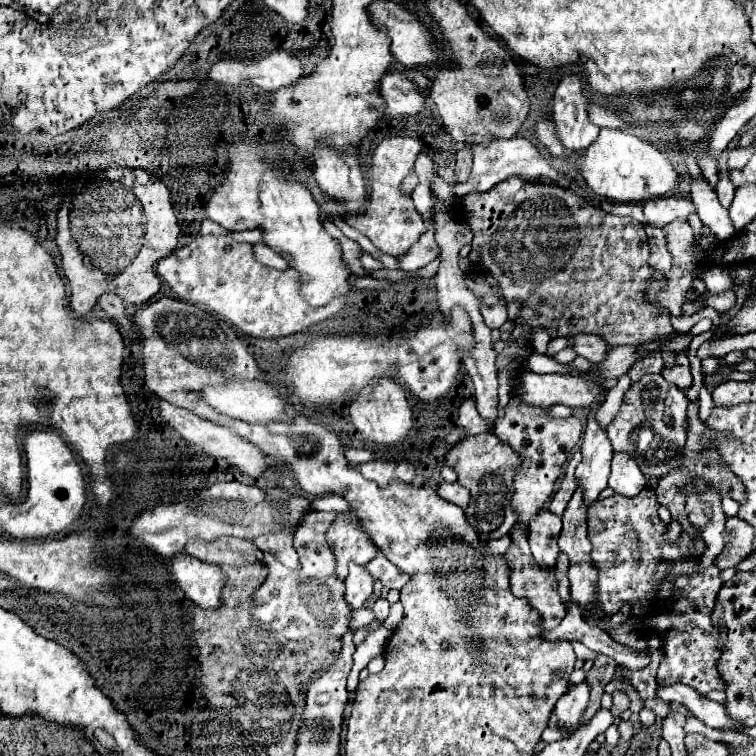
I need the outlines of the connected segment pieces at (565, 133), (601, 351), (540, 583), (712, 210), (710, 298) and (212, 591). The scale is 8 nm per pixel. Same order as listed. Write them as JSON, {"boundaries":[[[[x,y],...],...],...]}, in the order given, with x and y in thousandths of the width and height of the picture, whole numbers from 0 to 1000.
{"boundaries":[[[[749,101],[733,122],[730,156],[735,164],[735,180],[746,196],[757,201],[775,198],[794,175],[794,169],[778,159],[778,135],[770,119],[772,111],[767,101]]],[[[767,442],[762,444],[762,466],[765,471],[772,471],[783,479],[796,479],[799,468],[804,468],[810,458],[804,458],[804,452],[799,452],[799,447],[788,444],[788,442]]],[[[669,733],[675,751],[675,780],[683,788],[698,791],[698,799],[714,810],[714,828],[730,833],[749,815],[738,788],[733,754],[714,754],[714,746],[701,733]]],[[[915,238],[913,259],[915,259],[915,267],[923,278],[923,286],[926,286],[929,296],[937,299],[950,312],[952,320],[971,312],[968,291],[966,291],[963,280],[950,270],[950,262],[944,259],[944,251],[937,246],[937,241]]],[[[939,384],[931,386],[931,407],[947,407],[950,413],[963,413],[971,405],[974,405],[971,386],[952,386],[952,389],[942,389]]],[[[233,735],[228,738],[228,759],[235,775],[243,780],[246,791],[251,791],[265,804],[291,804],[294,802],[294,778],[299,772],[299,759],[283,749],[265,743],[254,735]]]]}

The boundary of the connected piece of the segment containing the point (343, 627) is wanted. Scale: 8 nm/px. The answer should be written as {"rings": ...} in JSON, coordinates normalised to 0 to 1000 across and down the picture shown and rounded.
{"rings":[[[413,675],[405,683],[405,690],[397,693],[389,704],[389,725],[399,746],[399,754],[392,759],[392,765],[378,765],[370,759],[370,743],[357,733],[349,735],[349,746],[357,751],[357,762],[336,788],[333,815],[381,847],[402,847],[410,839],[439,839],[452,844],[463,833],[466,807],[455,796],[455,770],[444,765],[444,741],[429,717],[429,706],[442,683],[444,677]]]}

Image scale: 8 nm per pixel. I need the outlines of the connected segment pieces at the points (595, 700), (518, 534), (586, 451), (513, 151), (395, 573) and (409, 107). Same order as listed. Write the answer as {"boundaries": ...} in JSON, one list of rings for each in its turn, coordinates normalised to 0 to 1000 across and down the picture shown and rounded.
{"boundaries":[[[[794,865],[786,873],[783,886],[775,892],[780,907],[780,926],[778,926],[778,939],[772,939],[772,950],[767,950],[767,958],[778,955],[778,950],[783,950],[794,939],[794,923],[799,918],[799,907],[810,899],[812,886],[815,886],[815,876],[810,870]]],[[[681,693],[675,704],[675,714],[677,714],[677,722],[683,720],[683,725],[685,725],[685,717],[688,714],[696,714],[696,709],[698,709],[698,696],[696,693]]],[[[791,537],[780,540],[778,563],[770,579],[770,611],[762,619],[762,635],[770,643],[770,659],[778,669],[791,661],[794,651],[804,643],[804,622],[810,608],[810,587],[804,585],[804,577],[786,556],[786,545]]],[[[675,183],[675,185],[656,185],[648,193],[624,193],[624,204],[627,204],[627,217],[624,217],[624,228],[622,235],[614,243],[574,243],[571,254],[579,257],[587,265],[598,265],[601,259],[611,262],[622,254],[646,254],[648,249],[653,249],[656,243],[661,243],[664,238],[675,235],[675,233],[685,233],[690,238],[712,238],[717,233],[730,235],[725,228],[733,225],[725,212],[717,206],[717,201],[696,183]]],[[[500,733],[492,743],[484,746],[484,754],[503,767],[511,778],[534,778],[540,772],[540,759],[534,759],[529,751],[524,751],[519,743],[513,743],[513,738],[508,738],[508,733]]],[[[513,95],[503,108],[503,124],[511,135],[511,153],[534,156],[556,151],[561,143],[561,124],[529,95]]]]}

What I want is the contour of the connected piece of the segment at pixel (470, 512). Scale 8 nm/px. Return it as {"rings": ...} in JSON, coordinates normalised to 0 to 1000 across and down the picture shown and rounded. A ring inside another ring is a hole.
{"rings":[[[640,571],[632,577],[622,577],[598,590],[590,603],[590,614],[606,624],[606,638],[622,648],[624,661],[616,675],[616,688],[635,706],[648,706],[661,698],[667,690],[667,672],[677,659],[677,632],[680,619],[688,614],[685,601],[667,585],[659,582],[656,574]]]}

